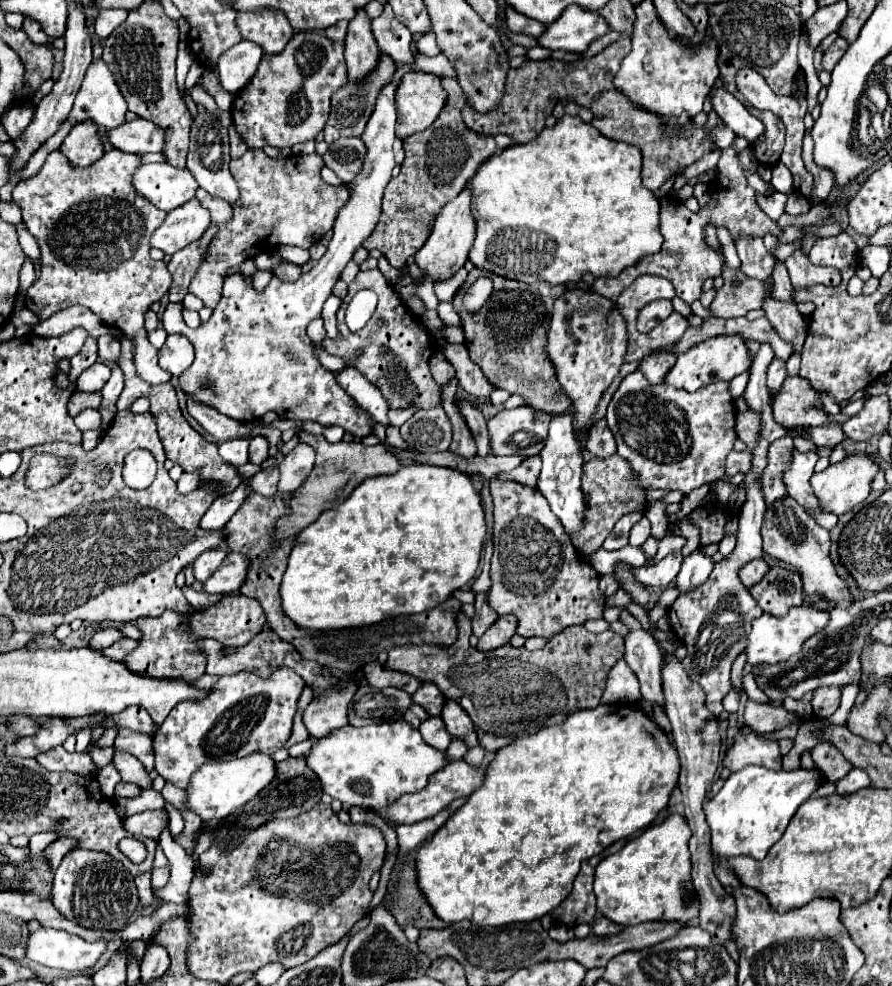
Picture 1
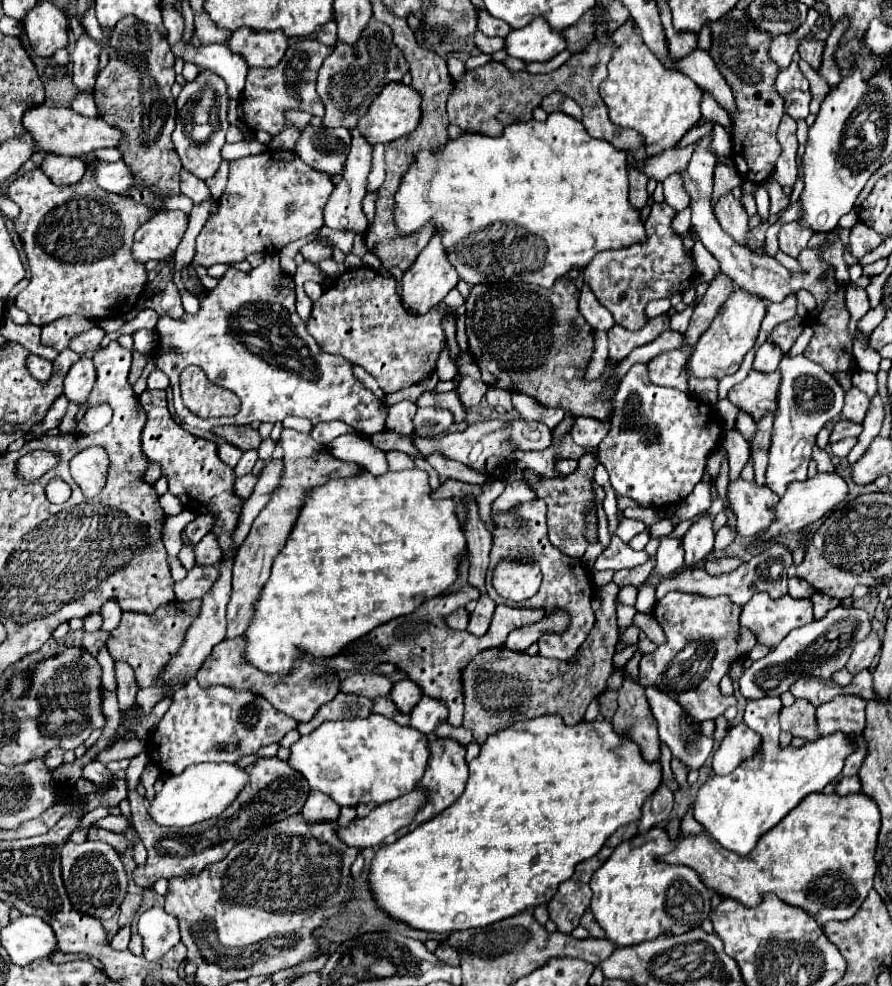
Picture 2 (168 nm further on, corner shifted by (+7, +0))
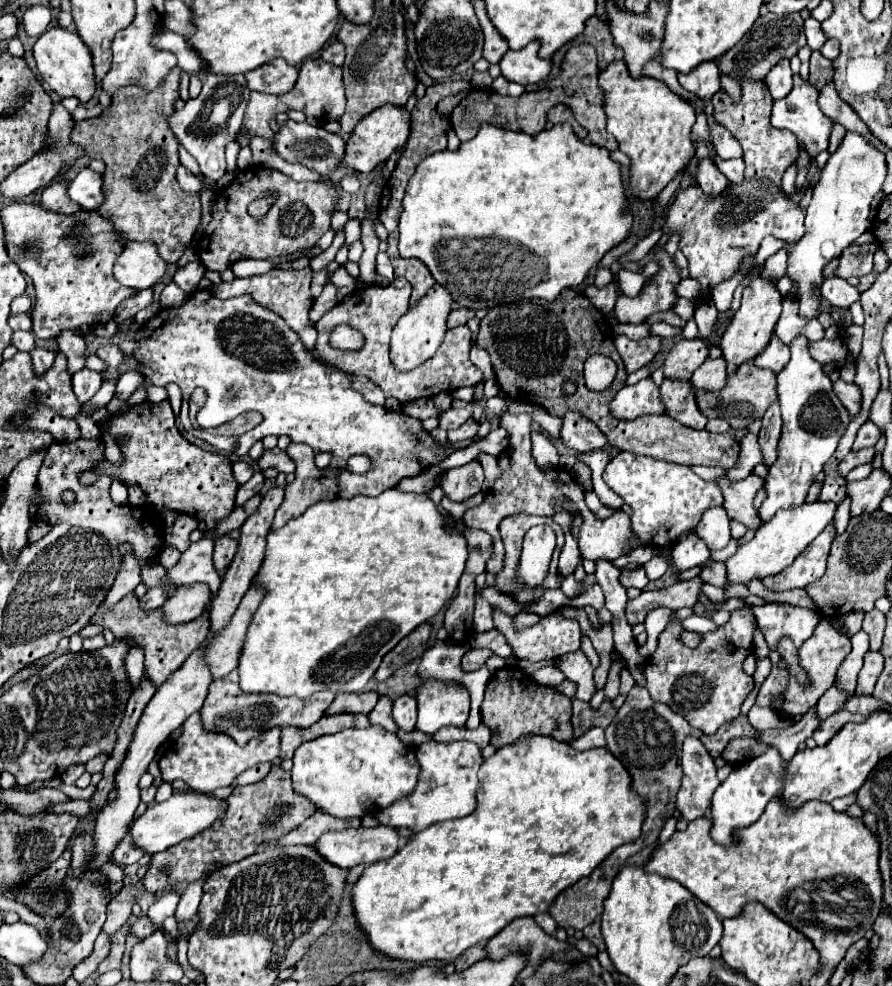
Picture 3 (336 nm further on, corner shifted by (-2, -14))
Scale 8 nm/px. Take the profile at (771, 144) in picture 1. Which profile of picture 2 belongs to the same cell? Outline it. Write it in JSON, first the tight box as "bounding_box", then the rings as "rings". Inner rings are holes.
{"bounding_box":[711,10,783,184],"rings":[[[731,10],[723,20],[711,24],[713,30],[713,46],[711,58],[727,84],[735,94],[735,114],[731,118],[731,140],[733,140],[733,162],[743,180],[753,184],[761,184],[769,180],[775,168],[775,162],[781,154],[781,146],[777,142],[777,126],[783,118],[783,100],[775,92],[775,78],[779,68],[769,58],[767,48],[771,44],[771,36],[755,30],[753,22],[747,18],[745,10]]]}

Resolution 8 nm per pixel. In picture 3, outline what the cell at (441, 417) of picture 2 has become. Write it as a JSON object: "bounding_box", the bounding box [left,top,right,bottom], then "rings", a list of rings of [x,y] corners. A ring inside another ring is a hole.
{"bounding_box":[440,404,472,432],"rings":[[[468,404],[466,408],[448,408],[442,416],[440,416],[440,428],[450,432],[450,430],[456,430],[460,428],[468,416],[472,416],[472,406]]]}

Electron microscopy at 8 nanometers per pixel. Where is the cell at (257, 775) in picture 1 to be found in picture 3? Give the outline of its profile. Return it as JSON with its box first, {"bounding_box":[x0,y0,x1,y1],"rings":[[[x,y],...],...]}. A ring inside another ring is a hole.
{"bounding_box":[132,792,228,854],"rings":[[[202,792],[172,794],[166,802],[158,802],[156,806],[148,808],[138,820],[132,822],[132,838],[148,854],[162,852],[170,846],[180,844],[182,840],[194,838],[200,832],[212,828],[216,820],[222,820],[226,816],[226,812],[228,812],[226,798],[216,798],[216,796],[202,794]]]}

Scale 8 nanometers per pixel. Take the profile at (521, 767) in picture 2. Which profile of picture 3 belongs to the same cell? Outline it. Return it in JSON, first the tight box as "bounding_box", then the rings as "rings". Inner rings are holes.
{"bounding_box":[352,734,646,962],"rings":[[[526,734],[520,740],[516,740],[516,744],[508,744],[504,748],[500,748],[494,756],[490,756],[480,772],[480,788],[478,788],[478,808],[458,820],[446,820],[446,822],[438,822],[418,834],[414,834],[408,844],[398,850],[392,858],[388,860],[380,860],[376,864],[366,866],[366,870],[362,872],[360,880],[356,882],[354,890],[352,890],[352,900],[354,900],[354,912],[360,920],[360,928],[364,928],[368,932],[370,944],[390,956],[390,958],[400,958],[400,960],[414,960],[414,962],[424,962],[424,960],[456,960],[466,948],[480,944],[480,942],[488,942],[492,936],[496,936],[500,930],[504,930],[512,920],[522,918],[522,916],[536,916],[538,912],[548,912],[548,908],[552,906],[552,902],[556,900],[556,896],[574,886],[580,878],[590,876],[602,862],[604,858],[608,858],[612,854],[614,848],[618,848],[624,842],[632,842],[638,840],[642,834],[642,824],[644,824],[644,812],[646,812],[646,798],[636,794],[636,790],[632,790],[632,776],[628,774],[628,770],[624,768],[624,764],[620,760],[616,760],[616,756],[612,756],[612,752],[608,752],[608,748],[590,748],[590,750],[576,750],[566,742],[558,742],[552,740],[552,736],[542,736],[542,734]]]}

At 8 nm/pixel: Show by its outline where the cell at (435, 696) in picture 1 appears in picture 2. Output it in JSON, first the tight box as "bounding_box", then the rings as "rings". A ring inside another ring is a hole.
{"bounding_box":[389,680,423,714],"rings":[[[399,680],[399,682],[395,682],[393,688],[391,688],[391,692],[389,692],[391,700],[395,702],[395,706],[403,714],[409,714],[411,712],[411,708],[419,702],[421,694],[423,692],[419,690],[419,686],[415,682],[411,682],[411,680]]]}

